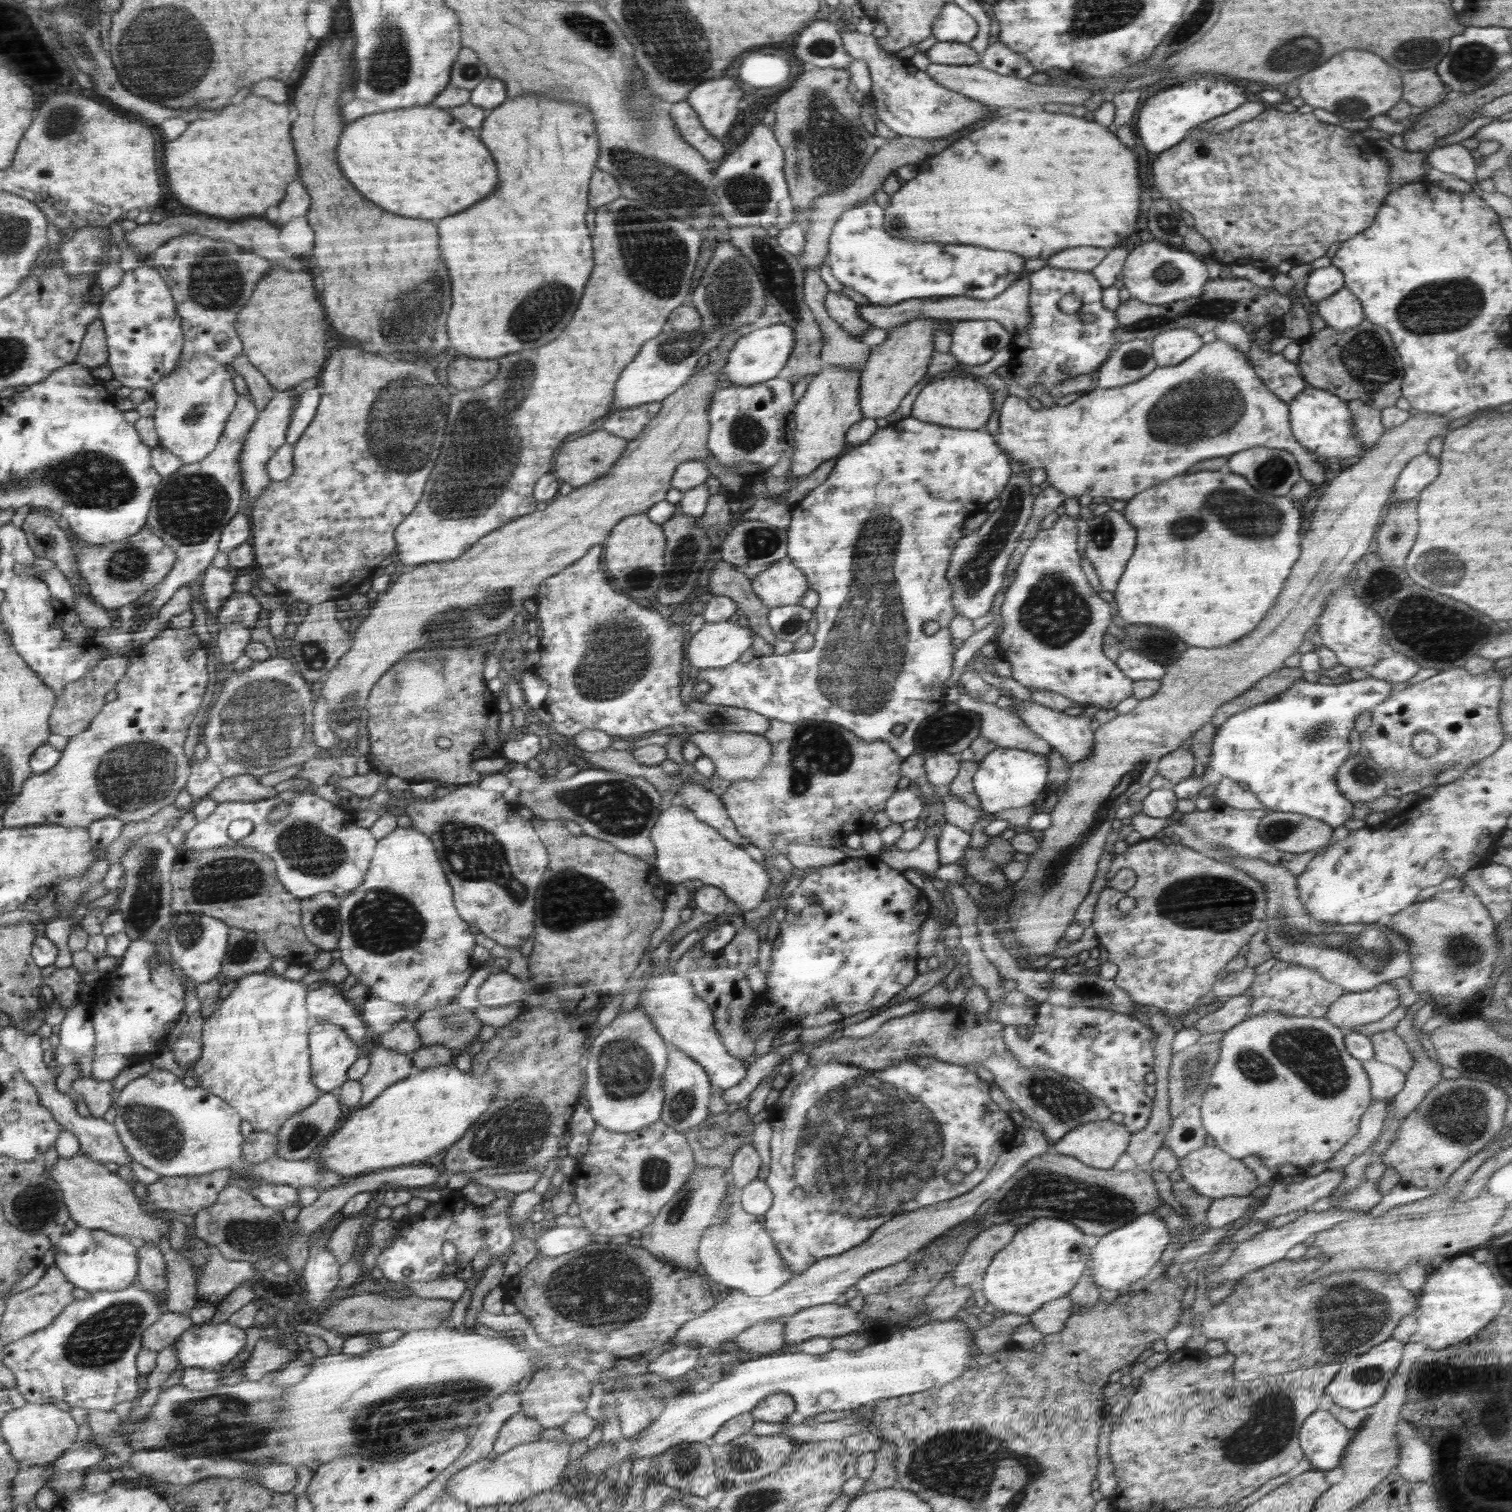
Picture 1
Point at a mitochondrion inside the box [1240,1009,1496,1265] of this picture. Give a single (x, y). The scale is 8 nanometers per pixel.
(1461, 1115)

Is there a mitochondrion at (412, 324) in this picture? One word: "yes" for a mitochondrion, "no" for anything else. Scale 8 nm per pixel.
yes

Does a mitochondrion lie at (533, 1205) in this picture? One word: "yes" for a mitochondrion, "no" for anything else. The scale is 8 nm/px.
no

